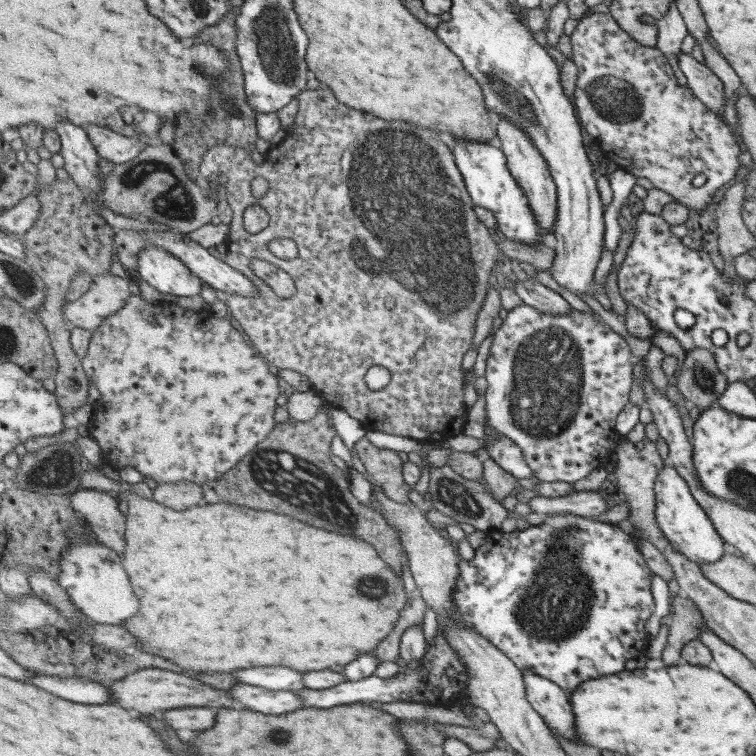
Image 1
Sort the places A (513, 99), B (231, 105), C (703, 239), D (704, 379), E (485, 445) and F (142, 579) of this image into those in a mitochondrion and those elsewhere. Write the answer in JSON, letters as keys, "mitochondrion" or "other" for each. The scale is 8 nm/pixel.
{"A":"mitochondrion","B":"mitochondrion","C":"other","D":"mitochondrion","E":"other","F":"other"}

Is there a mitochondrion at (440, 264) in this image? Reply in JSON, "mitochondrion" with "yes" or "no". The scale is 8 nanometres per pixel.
{"mitochondrion":"yes"}

